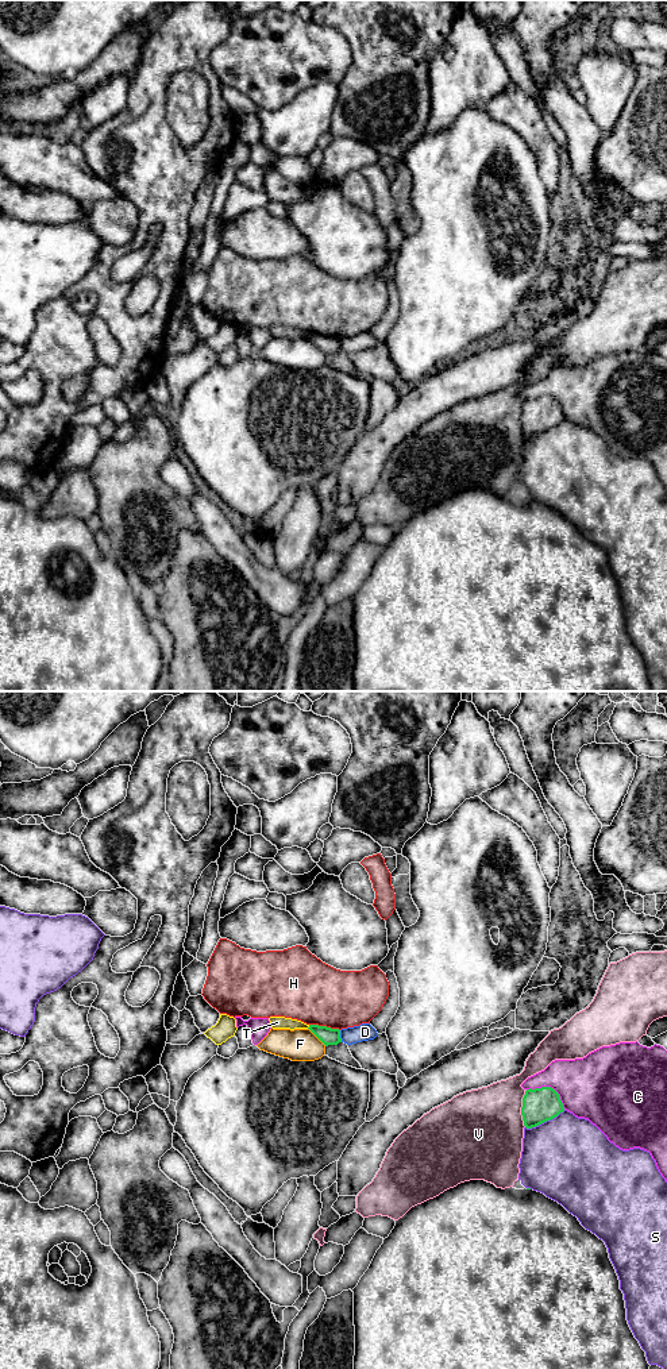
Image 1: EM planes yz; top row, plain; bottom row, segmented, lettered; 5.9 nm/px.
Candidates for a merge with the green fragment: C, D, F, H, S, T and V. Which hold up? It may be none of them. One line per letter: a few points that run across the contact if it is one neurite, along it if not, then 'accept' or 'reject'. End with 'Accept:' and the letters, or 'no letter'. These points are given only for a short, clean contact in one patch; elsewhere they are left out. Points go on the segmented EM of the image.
C: reject
D: reject
F: line yz (308, 1028), (326, 1045); reject
H: reject
S: reject
T: line yz (309, 1025), (307, 1028); reject
V: reject
Accept: no letter

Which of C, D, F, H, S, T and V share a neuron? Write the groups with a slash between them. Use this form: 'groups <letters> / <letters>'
groups C / D / F / H / S / T / V

